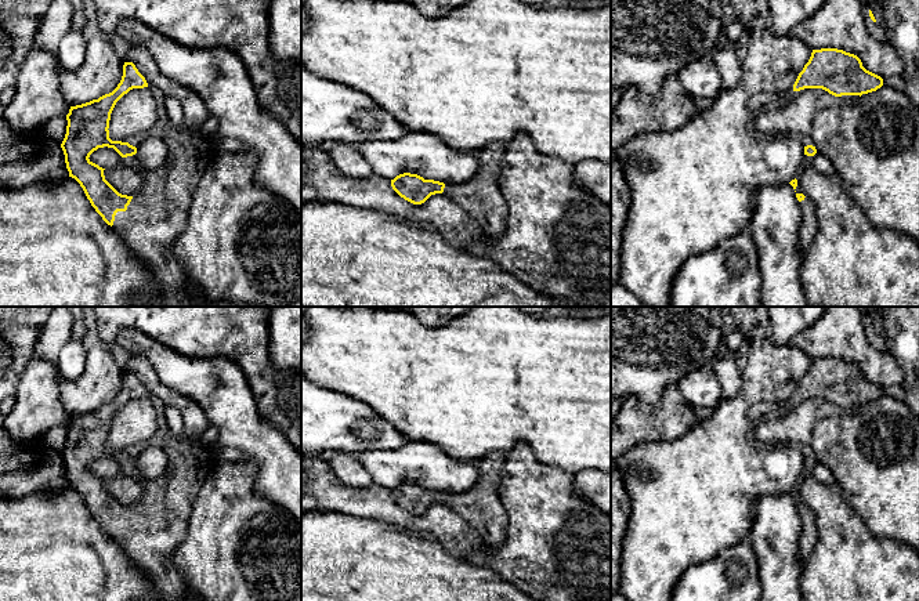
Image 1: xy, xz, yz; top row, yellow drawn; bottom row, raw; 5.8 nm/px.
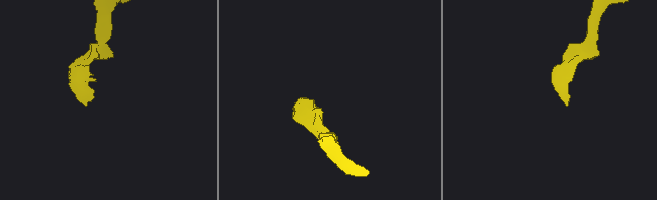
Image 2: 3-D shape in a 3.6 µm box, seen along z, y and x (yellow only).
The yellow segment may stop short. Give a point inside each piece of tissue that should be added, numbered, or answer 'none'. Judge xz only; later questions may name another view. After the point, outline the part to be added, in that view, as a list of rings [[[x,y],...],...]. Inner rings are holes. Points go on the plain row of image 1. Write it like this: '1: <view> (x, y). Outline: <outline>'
1: xz (480, 506). Outline: [[[493,452],[477,460],[475,484],[459,493],[446,492],[442,502],[495,548],[502,547],[507,539],[507,513],[498,493],[506,457],[504,452]]]

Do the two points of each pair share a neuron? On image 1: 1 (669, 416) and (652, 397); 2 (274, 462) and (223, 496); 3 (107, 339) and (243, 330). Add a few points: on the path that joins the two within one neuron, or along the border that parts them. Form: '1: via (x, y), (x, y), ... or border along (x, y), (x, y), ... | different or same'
1: border along (675, 384), (664, 390), (658, 404), (626, 398) | different
2: border along (225, 462), (253, 460), (253, 489), (274, 502) | different
3: via (138, 321), (209, 321) | same

